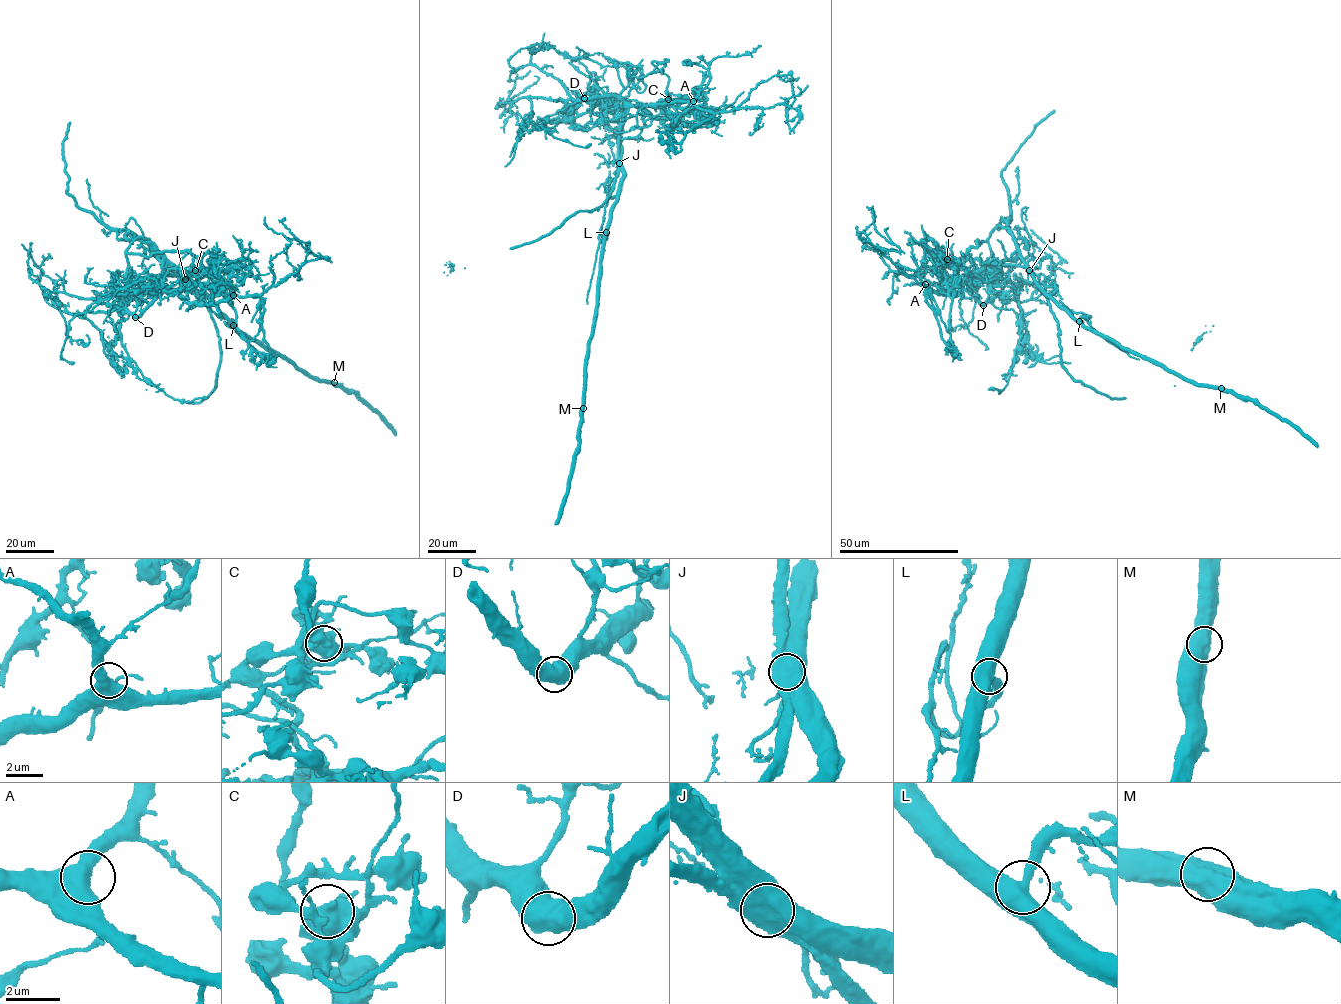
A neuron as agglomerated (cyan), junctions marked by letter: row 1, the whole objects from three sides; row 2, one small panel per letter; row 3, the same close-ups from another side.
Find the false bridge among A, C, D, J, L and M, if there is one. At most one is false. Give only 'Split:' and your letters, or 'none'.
Split: J

